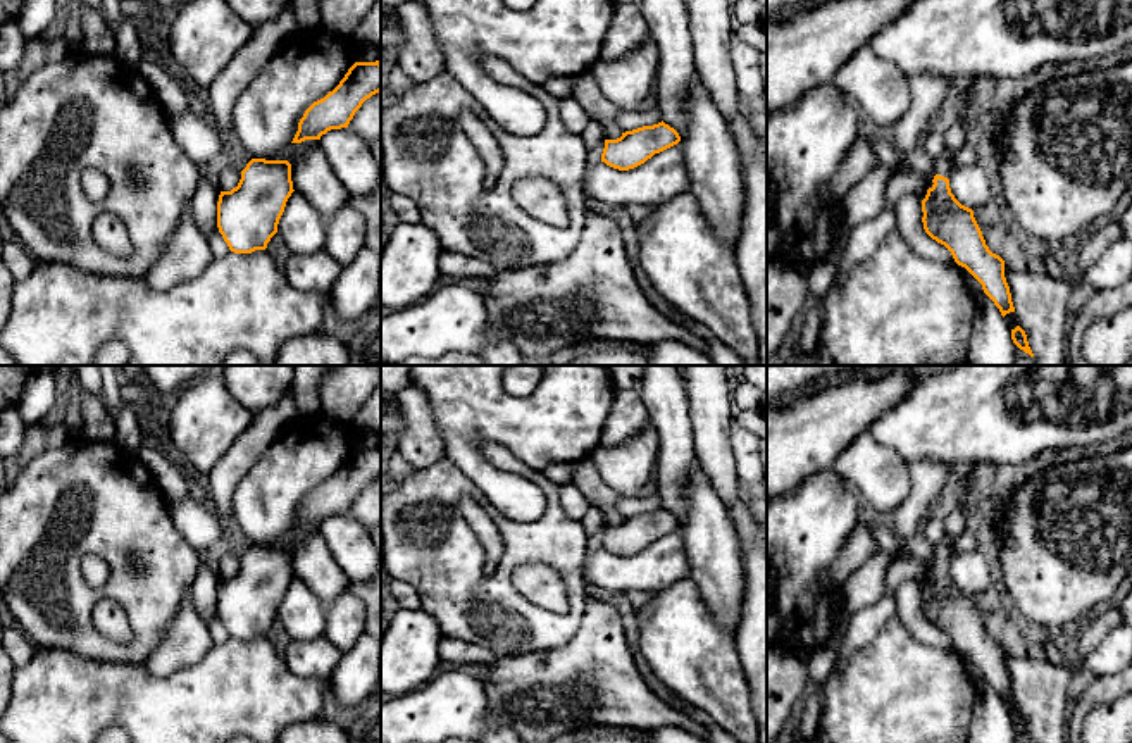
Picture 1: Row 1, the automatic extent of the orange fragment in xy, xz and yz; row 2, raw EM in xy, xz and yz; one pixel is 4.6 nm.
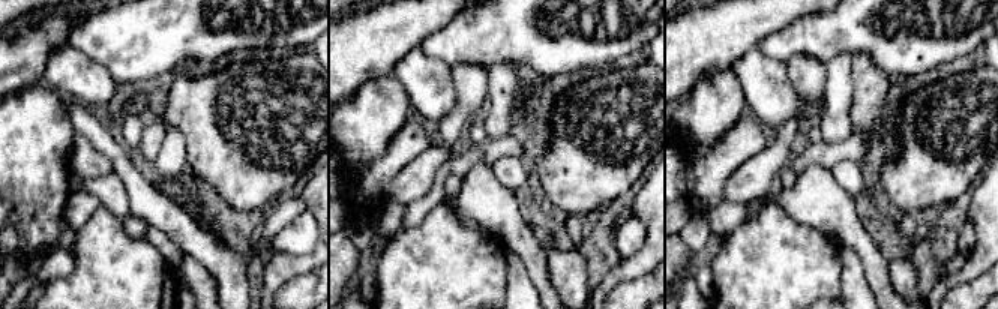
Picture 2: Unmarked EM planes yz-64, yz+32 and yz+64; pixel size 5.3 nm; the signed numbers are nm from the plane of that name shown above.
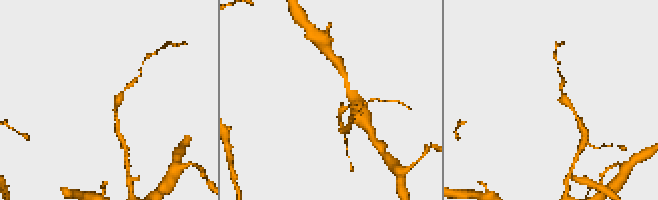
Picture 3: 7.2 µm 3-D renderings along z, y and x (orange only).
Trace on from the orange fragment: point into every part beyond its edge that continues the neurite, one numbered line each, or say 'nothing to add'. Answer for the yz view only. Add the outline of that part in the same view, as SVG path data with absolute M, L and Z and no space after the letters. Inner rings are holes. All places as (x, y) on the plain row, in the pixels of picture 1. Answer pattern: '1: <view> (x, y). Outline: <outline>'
1: yz (943, 550). Outline: M946 534L944 540L936 545L936 560L944 562L944 564L951 564L951 550L953 550L953 543L955 543L955 536Z

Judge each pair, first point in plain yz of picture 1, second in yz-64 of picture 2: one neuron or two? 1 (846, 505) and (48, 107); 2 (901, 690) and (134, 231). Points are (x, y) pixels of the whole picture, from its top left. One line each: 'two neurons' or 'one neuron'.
1: one neuron
2: two neurons

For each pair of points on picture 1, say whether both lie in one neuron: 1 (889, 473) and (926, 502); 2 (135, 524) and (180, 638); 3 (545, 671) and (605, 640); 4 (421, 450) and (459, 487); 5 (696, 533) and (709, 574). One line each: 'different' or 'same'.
1: different
2: different
3: same
4: different
5: same

